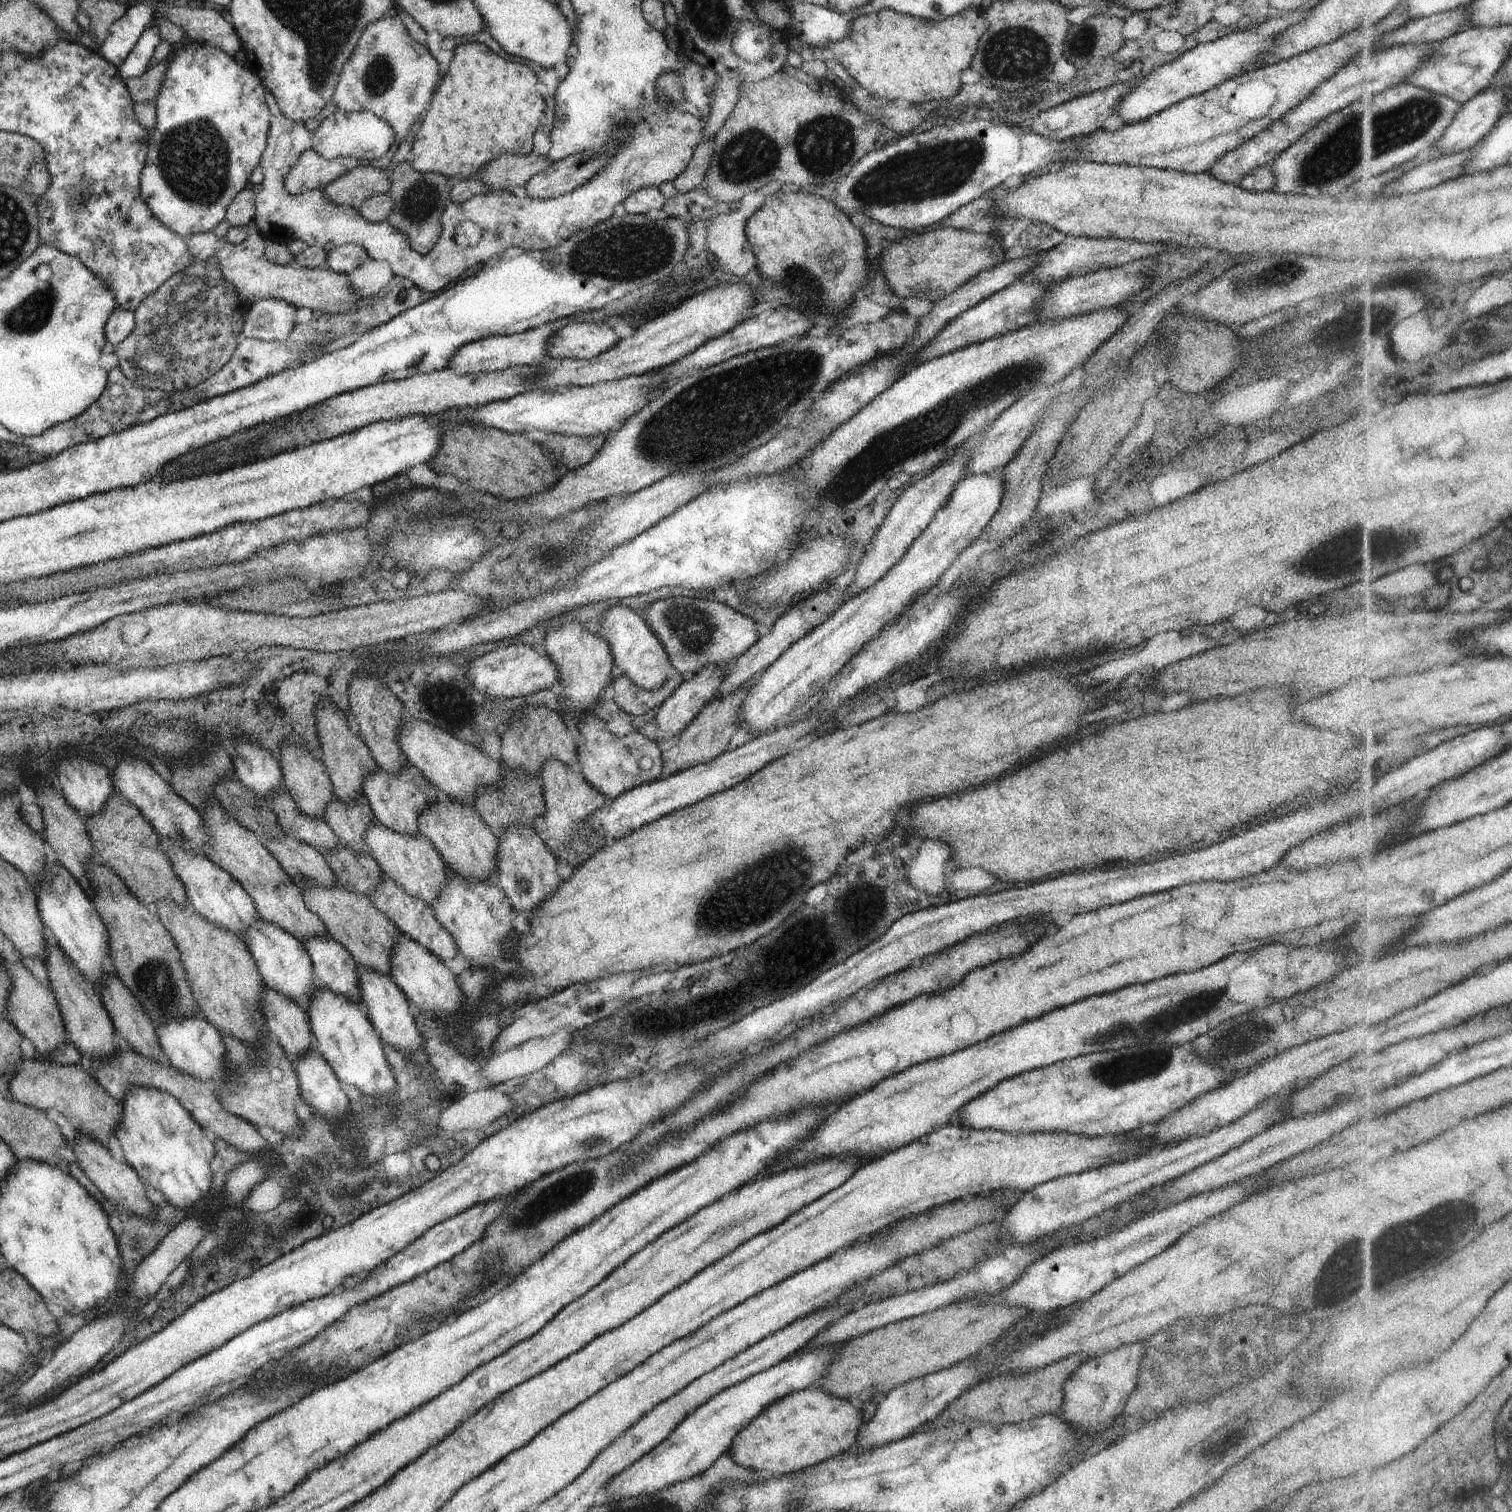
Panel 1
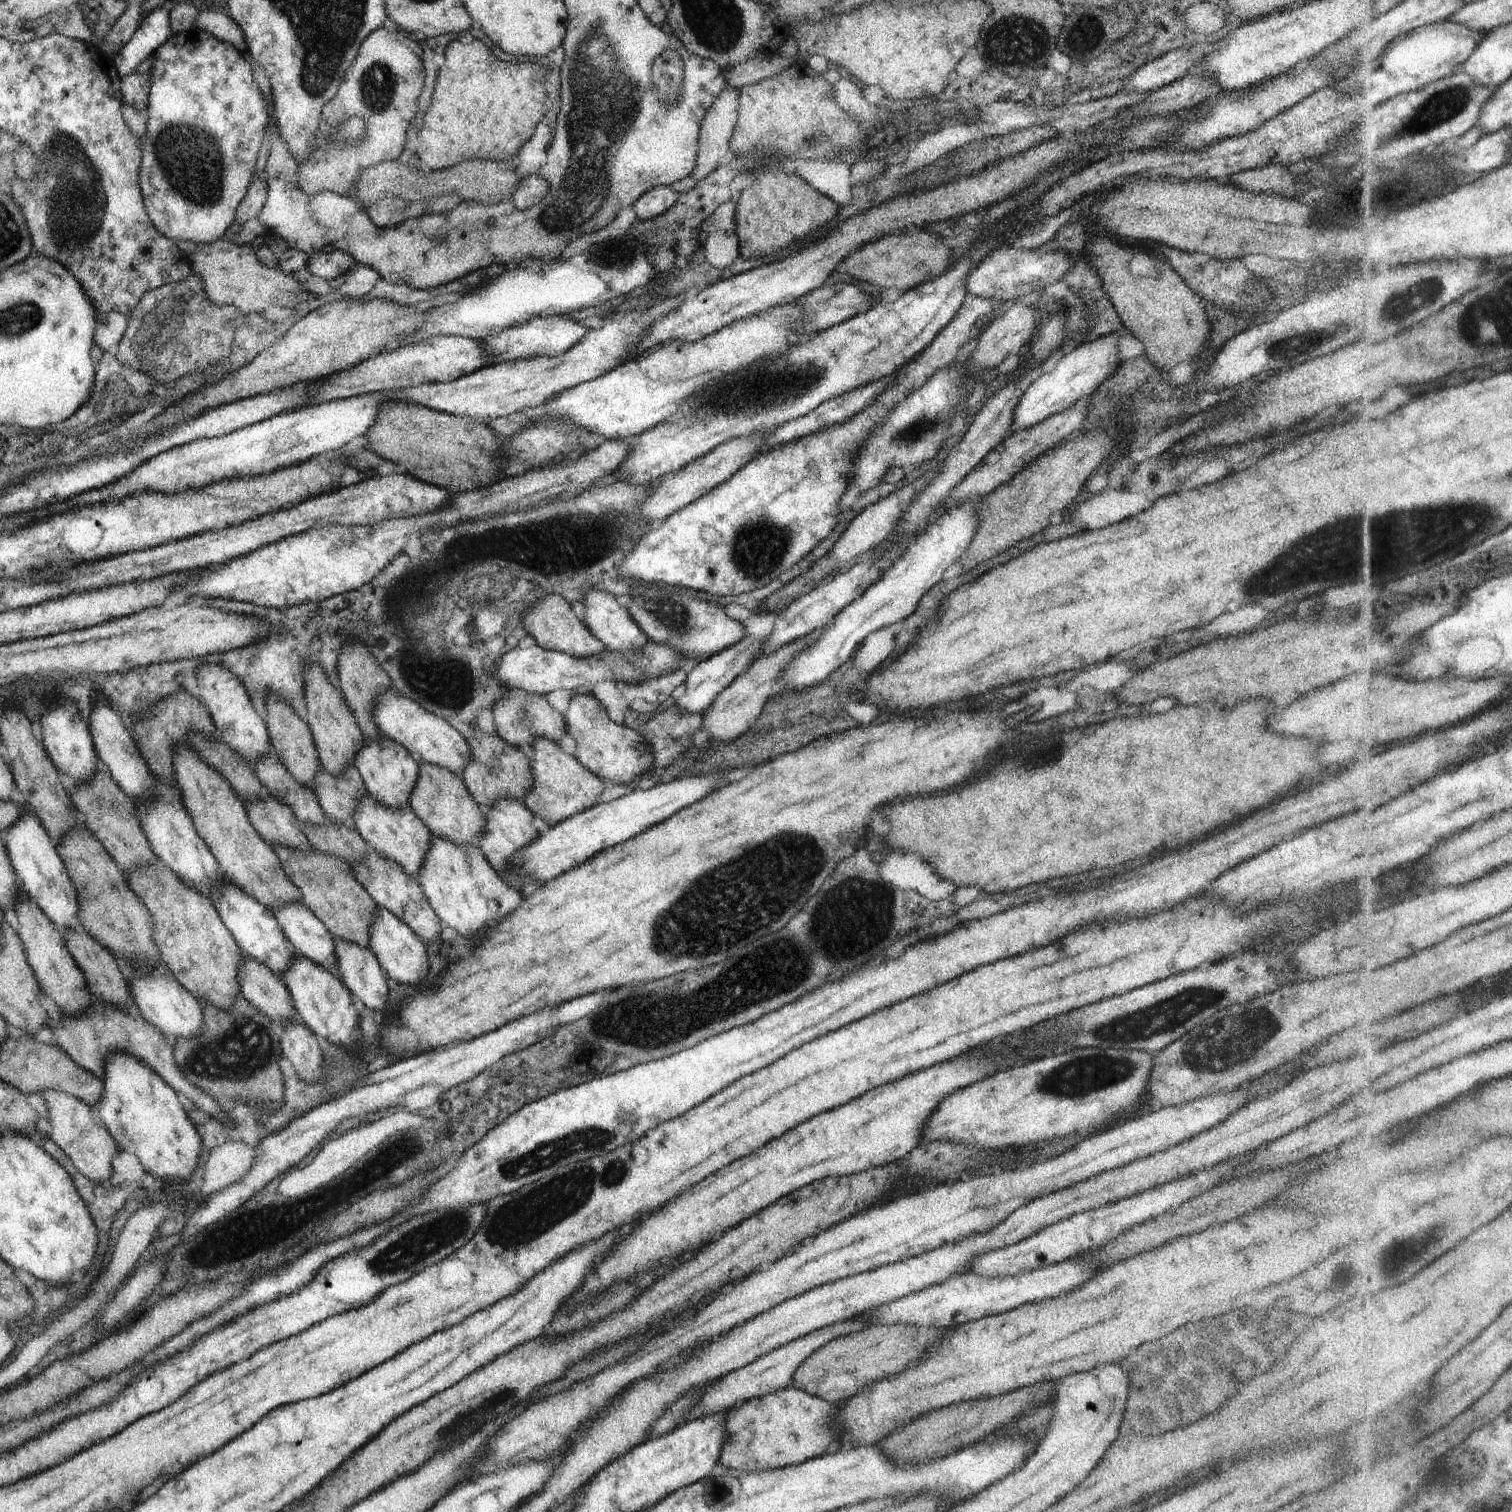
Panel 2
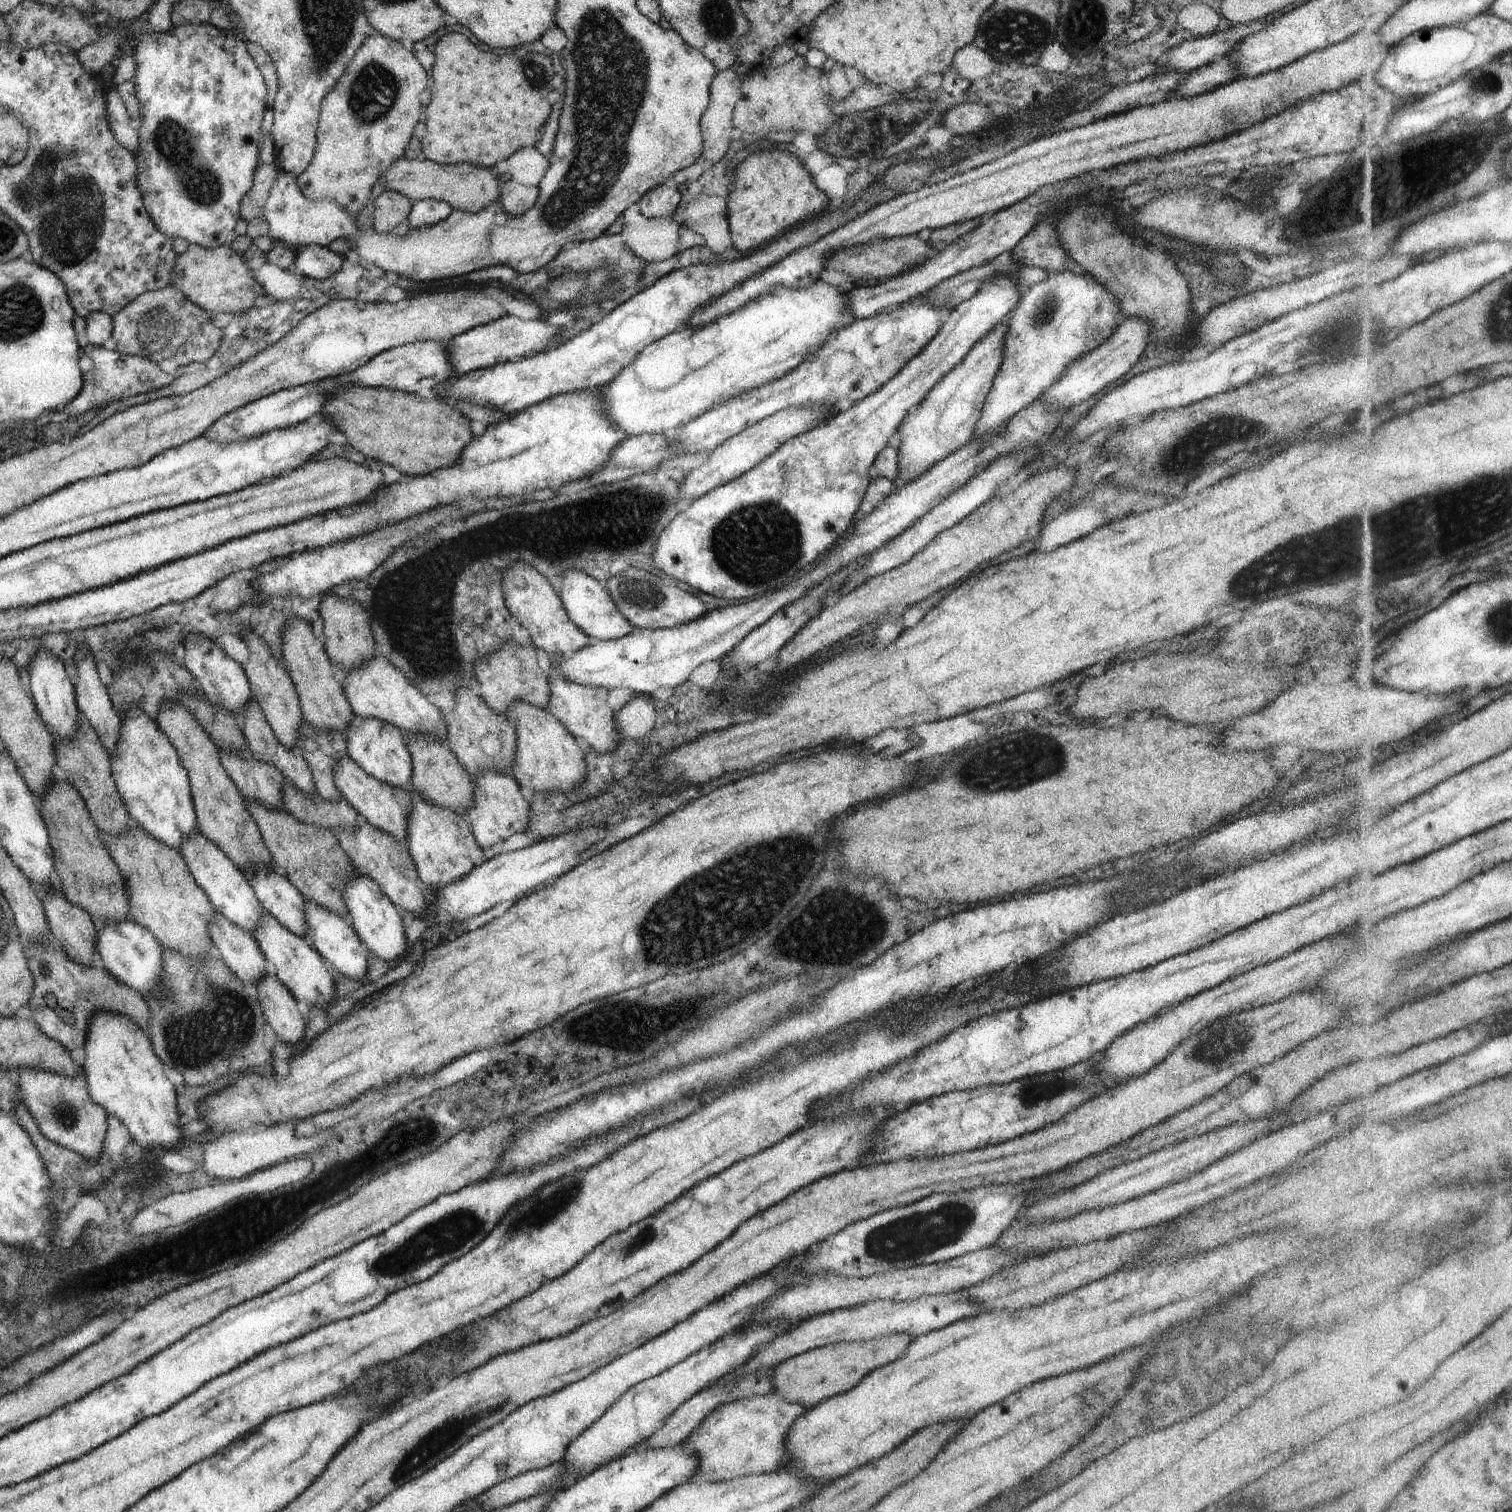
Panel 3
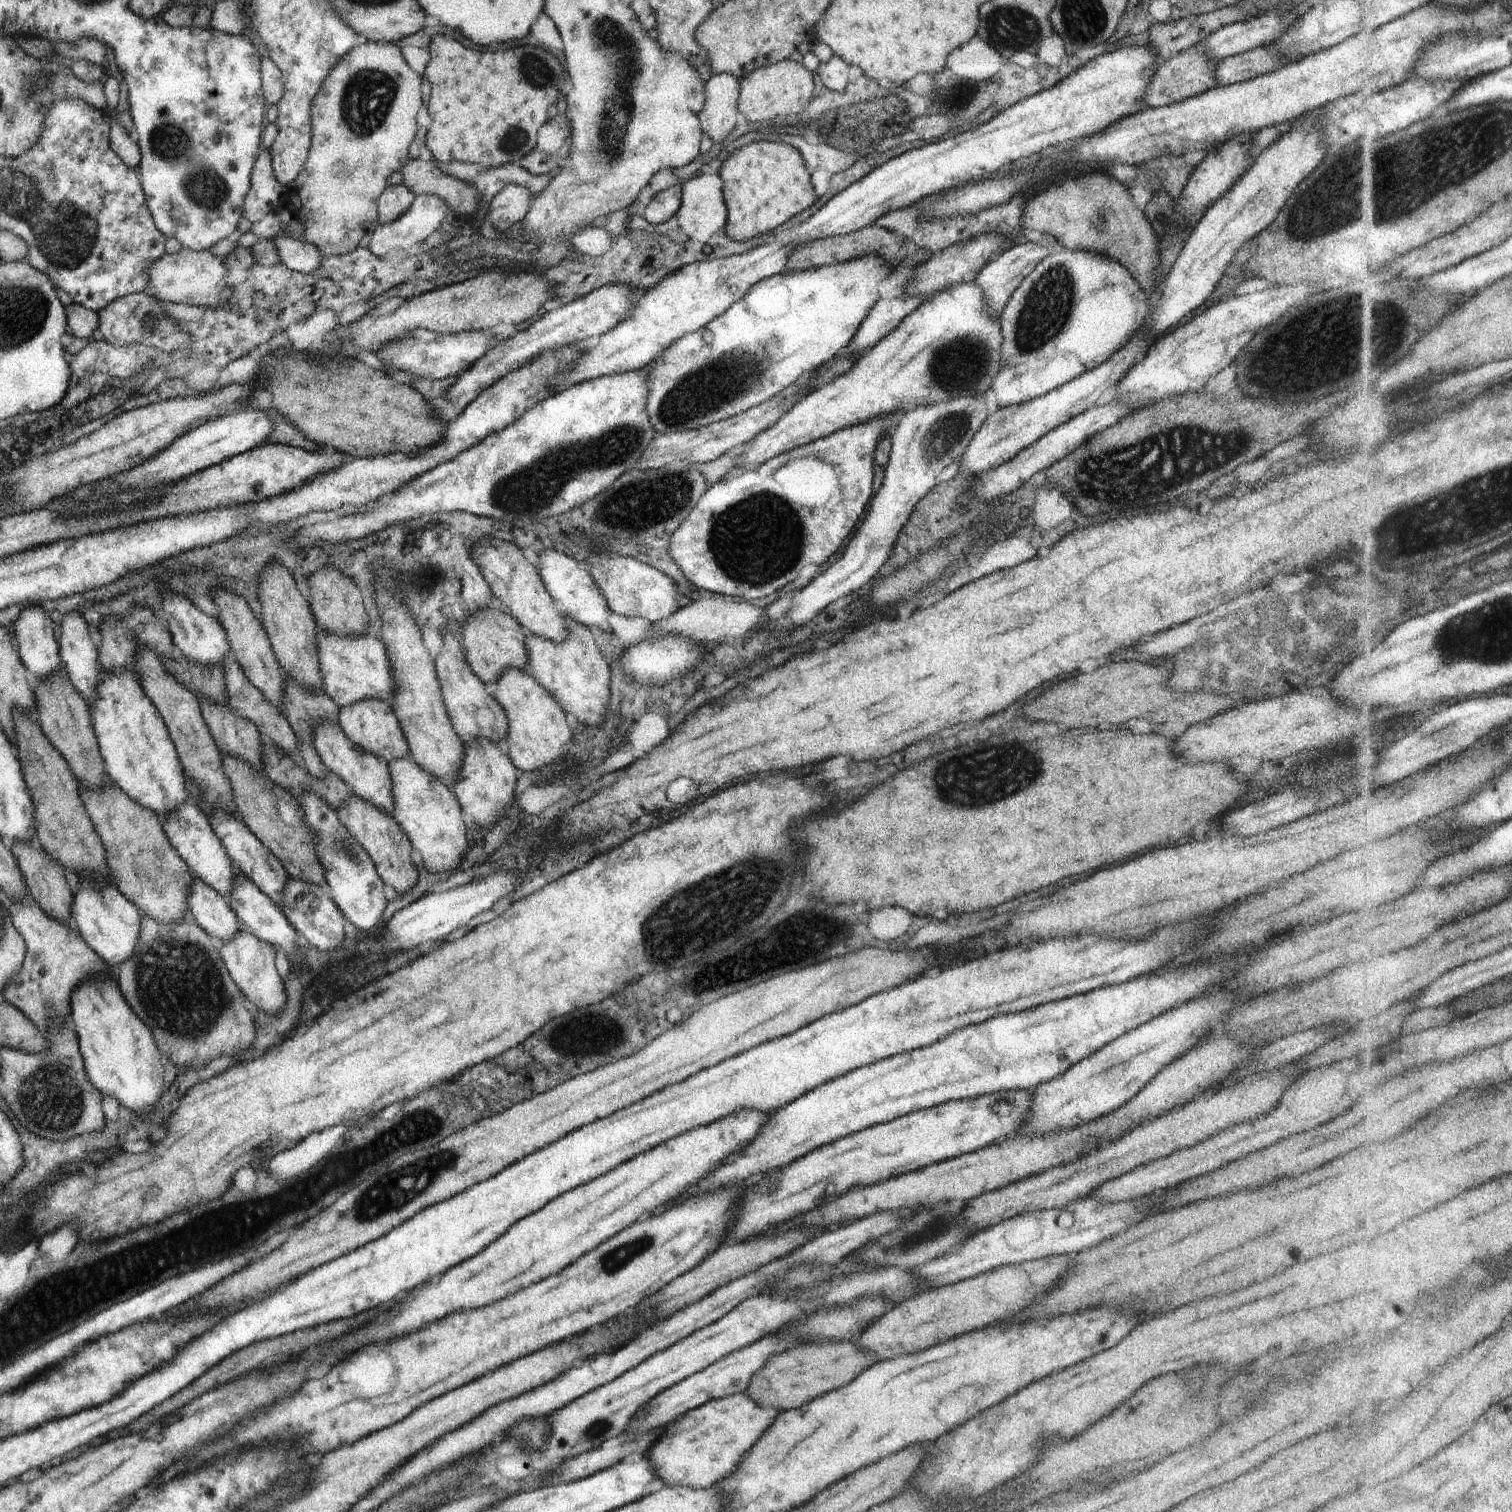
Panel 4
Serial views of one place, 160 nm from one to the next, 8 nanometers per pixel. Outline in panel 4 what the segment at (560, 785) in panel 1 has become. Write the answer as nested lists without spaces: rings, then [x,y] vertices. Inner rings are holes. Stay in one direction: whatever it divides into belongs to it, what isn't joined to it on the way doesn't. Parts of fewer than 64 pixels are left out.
[[[506,667],[495,680],[494,698],[501,704],[508,719],[505,736],[505,742],[509,748],[507,754],[517,769],[532,772],[548,763],[559,761],[568,754],[568,750],[575,752],[570,747],[570,742],[576,733],[573,722],[557,704],[557,700],[534,677],[516,667]]]

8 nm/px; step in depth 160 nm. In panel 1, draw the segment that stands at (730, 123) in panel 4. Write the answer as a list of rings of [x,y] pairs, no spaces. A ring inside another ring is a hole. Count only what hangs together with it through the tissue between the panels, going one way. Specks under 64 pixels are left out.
[[[704,139],[697,144],[688,166],[676,180],[673,180],[678,193],[687,193],[705,184],[710,161],[715,151],[713,142],[712,139]]]

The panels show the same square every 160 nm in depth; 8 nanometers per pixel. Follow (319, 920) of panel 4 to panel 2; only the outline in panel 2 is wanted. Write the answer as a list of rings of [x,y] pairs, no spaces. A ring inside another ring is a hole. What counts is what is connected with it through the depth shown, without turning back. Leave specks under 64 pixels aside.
[[[334,937],[335,959],[340,973],[341,981],[349,988],[350,992],[356,994],[370,1010],[384,1010],[383,1006],[389,999],[389,987],[386,984],[388,976],[379,965],[378,959],[369,948],[356,943]]]

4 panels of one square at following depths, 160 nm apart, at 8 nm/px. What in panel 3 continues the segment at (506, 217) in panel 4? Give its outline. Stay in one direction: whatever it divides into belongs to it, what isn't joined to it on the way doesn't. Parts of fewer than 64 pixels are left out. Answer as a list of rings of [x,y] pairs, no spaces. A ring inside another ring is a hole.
[[[510,180],[499,184],[499,197],[496,202],[505,213],[517,217],[534,206],[538,195],[537,186],[529,187]]]

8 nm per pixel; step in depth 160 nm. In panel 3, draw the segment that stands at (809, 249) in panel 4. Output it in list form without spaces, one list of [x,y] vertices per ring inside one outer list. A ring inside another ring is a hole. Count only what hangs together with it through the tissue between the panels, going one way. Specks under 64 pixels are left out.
[[[908,235],[894,238],[875,238],[864,244],[855,244],[834,251],[823,258],[826,269],[840,270],[853,276],[857,282],[872,280],[872,278],[892,278],[901,272],[910,270],[922,264],[932,250],[932,246],[926,241],[920,240],[918,235]]]

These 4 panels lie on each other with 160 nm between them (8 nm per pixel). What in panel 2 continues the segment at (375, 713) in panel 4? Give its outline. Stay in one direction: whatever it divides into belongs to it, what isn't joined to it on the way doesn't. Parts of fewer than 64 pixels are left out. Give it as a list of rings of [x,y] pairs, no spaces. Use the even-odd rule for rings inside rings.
[[[386,736],[377,739],[364,737],[363,747],[355,754],[352,763],[358,769],[371,797],[393,809],[408,807],[409,796],[419,775],[419,765],[407,748]]]

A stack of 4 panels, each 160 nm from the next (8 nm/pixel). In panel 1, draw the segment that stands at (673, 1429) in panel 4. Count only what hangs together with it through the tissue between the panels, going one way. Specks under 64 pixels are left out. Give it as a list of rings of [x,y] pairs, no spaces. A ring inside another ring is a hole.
[[[812,1384],[801,1391],[784,1395],[764,1407],[764,1410],[756,1415],[756,1418],[753,1418],[746,1427],[740,1429],[732,1438],[731,1452],[728,1452],[728,1454],[738,1466],[746,1470],[766,1472],[772,1476],[790,1474],[854,1448],[861,1424],[862,1412],[858,1412],[849,1400],[832,1396]]]

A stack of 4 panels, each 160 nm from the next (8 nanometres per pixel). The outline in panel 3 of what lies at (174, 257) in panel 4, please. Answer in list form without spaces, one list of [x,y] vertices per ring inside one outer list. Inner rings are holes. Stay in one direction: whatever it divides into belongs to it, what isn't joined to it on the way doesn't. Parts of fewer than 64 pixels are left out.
[[[190,245],[184,254],[177,255],[170,273],[171,284],[202,310],[216,312],[241,313],[247,311],[255,298],[261,293],[261,287],[255,284],[249,268],[240,254],[228,245],[205,249]]]

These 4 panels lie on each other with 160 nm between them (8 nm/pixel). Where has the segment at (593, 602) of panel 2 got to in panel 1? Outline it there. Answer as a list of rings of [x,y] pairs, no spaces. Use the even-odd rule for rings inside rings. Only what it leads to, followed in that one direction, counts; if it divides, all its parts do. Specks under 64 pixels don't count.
[[[626,605],[610,606],[599,618],[601,629],[598,634],[609,644],[613,662],[623,670],[636,686],[644,690],[656,690],[667,679],[665,668],[671,666],[662,643],[650,630],[644,619]]]

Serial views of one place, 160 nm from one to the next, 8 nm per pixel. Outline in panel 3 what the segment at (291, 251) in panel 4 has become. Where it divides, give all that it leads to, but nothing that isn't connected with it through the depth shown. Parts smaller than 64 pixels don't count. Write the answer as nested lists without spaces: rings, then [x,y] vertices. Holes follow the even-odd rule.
[[[302,245],[295,249],[294,266],[308,278],[324,280],[340,270],[342,258],[328,247]]]

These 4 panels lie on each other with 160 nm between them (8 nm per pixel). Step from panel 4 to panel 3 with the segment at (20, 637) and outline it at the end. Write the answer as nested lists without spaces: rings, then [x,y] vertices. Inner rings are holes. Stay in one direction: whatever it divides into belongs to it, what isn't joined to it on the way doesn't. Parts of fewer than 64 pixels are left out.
[[[40,649],[31,656],[31,663],[27,666],[27,672],[30,675],[31,699],[34,701],[38,714],[48,726],[48,730],[54,739],[70,738],[77,729],[80,711],[76,704],[74,685],[64,670],[63,662],[46,649]]]

